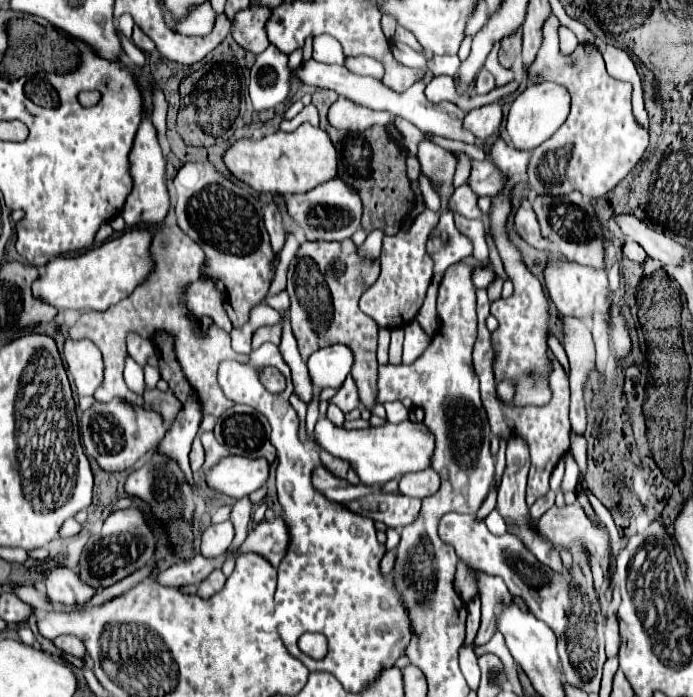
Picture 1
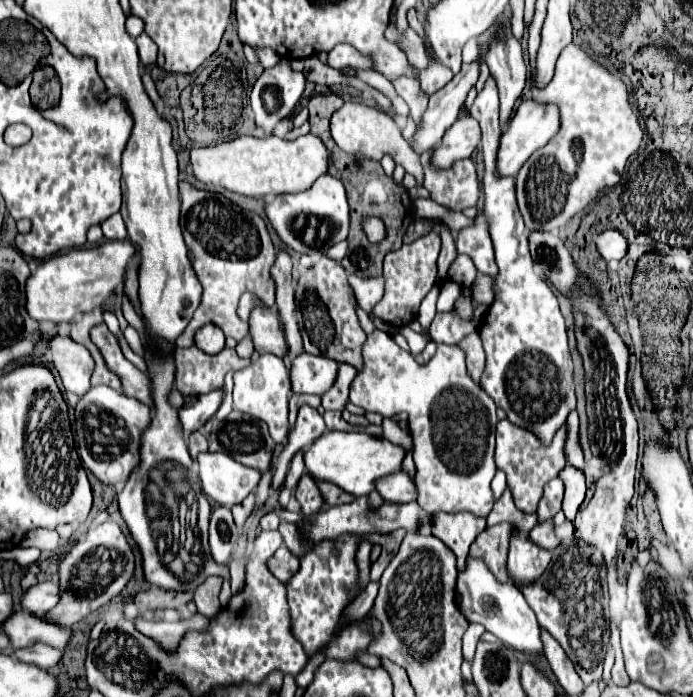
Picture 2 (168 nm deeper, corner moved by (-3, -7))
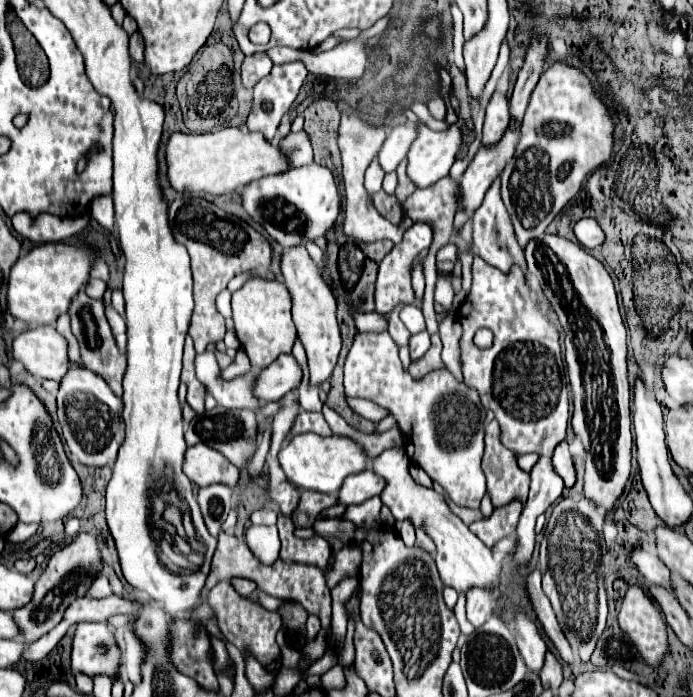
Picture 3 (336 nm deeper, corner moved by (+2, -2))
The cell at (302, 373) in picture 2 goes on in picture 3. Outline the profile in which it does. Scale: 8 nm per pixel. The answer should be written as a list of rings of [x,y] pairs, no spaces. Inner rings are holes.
[[[281,354],[273,364],[261,370],[255,384],[255,396],[265,402],[285,398],[293,388],[299,388],[303,380],[303,368],[293,354]]]

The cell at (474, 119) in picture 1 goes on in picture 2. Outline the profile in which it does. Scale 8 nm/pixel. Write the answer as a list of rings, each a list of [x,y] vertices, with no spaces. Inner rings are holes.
[[[474,117],[458,119],[442,137],[442,141],[432,151],[430,163],[434,169],[450,169],[454,161],[470,157],[480,145],[480,125]]]

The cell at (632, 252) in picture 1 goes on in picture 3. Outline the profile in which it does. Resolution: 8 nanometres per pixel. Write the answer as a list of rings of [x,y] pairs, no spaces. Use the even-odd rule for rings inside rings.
[[[583,218],[575,224],[575,236],[585,248],[599,248],[605,242],[605,232],[595,218]]]

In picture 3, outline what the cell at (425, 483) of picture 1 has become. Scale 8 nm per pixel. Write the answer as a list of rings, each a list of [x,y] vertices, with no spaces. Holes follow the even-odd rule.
[[[365,470],[359,474],[353,474],[345,478],[345,484],[339,490],[339,502],[341,504],[361,504],[373,496],[379,496],[385,488],[385,480],[377,476],[373,470]]]

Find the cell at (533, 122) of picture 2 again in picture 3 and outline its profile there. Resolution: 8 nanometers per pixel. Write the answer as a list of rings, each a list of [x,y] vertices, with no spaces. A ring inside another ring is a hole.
[[[515,120],[509,122],[503,138],[495,144],[481,146],[475,154],[473,162],[469,164],[467,172],[461,178],[461,204],[465,210],[473,212],[481,206],[485,192],[495,182],[495,178],[501,176],[505,170],[505,164],[513,158],[515,146],[519,142],[519,128]]]

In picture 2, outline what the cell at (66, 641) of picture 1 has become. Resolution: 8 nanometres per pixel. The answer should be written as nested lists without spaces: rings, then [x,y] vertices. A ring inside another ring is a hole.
[[[32,645],[32,647],[24,647],[24,649],[16,649],[12,653],[14,659],[22,661],[22,663],[30,663],[30,665],[40,665],[40,669],[50,669],[54,667],[60,659],[62,659],[62,651],[54,649],[50,645]]]

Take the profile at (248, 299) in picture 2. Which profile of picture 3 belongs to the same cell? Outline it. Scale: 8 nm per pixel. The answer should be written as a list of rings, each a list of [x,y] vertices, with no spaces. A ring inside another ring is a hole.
[[[223,290],[223,292],[217,296],[217,308],[219,308],[219,312],[225,316],[225,320],[231,318],[231,292],[229,292],[229,290]]]

